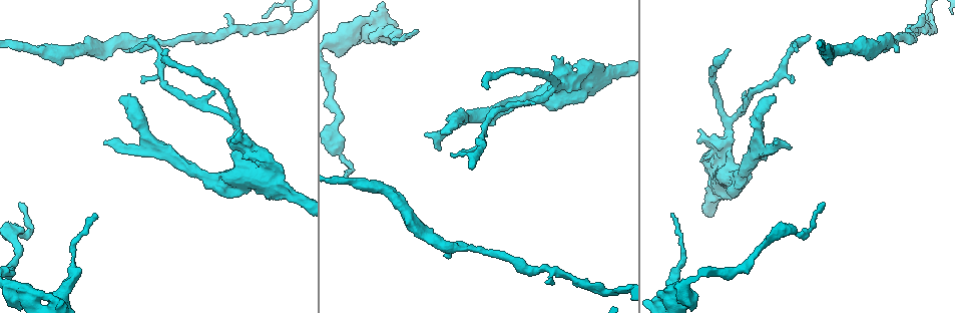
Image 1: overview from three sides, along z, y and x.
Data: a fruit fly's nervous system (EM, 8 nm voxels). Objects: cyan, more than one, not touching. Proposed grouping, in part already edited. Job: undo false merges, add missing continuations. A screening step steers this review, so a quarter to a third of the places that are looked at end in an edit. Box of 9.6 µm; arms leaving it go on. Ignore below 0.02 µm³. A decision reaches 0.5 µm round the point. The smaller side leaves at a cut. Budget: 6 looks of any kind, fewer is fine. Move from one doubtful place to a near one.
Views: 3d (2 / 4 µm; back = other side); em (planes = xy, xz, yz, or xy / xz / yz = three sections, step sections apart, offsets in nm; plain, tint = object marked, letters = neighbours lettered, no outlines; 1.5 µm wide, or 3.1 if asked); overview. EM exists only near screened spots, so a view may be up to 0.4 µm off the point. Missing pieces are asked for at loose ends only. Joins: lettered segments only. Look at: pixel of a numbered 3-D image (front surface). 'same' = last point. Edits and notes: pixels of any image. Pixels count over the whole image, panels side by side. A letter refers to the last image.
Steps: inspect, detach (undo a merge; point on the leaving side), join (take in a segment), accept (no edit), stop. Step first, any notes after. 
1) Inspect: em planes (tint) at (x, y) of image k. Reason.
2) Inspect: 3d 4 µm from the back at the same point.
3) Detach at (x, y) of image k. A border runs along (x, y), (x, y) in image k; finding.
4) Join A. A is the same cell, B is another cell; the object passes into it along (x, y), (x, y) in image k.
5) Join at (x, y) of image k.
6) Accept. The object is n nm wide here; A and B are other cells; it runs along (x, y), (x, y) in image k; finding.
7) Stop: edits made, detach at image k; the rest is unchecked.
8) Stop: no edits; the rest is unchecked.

Inspect: em yz step 8 (letters) at (775, 99) of image 1. Branch stops here.

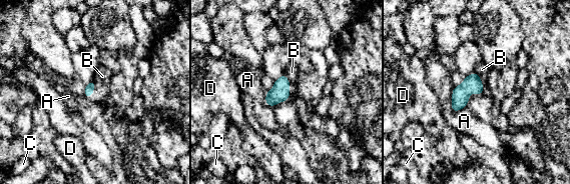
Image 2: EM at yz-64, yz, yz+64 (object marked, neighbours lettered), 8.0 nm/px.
Inspect: em planes (letters) at the same point. Cut it another way.

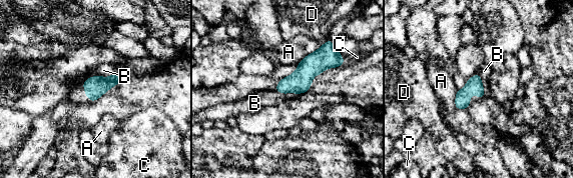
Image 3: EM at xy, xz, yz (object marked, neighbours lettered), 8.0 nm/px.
Join B. The longest contact is with A, 300 nm; B is the same cell, A, C and D are other cells; the object passes into it along (94, 87), (96, 75), (103, 70) in image 3; the cell continues.

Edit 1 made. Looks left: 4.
Inspect: em planes (letters) at (488, 86) of image 1. Branch stops here.

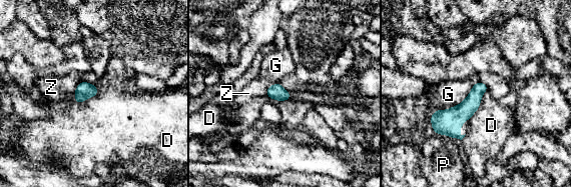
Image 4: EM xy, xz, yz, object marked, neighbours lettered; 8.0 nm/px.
Accept. D, G, P and Z are other cells; a border runs along (487, 90), (468, 121) in image 4; no lettered segment goes on from it.

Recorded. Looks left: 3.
Inspect: em planes (tint) at (19, 203) of image 1. End of a long branch.

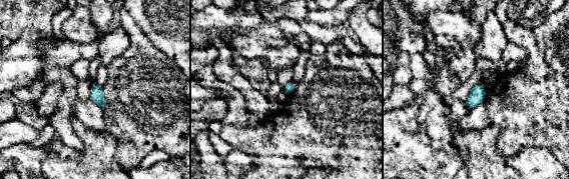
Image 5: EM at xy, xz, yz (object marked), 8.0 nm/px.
Inspect: em planes (letters) at the same point.

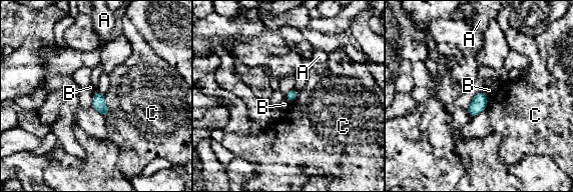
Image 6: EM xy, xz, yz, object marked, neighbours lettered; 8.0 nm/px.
Accept. The object is 80 nm wide here; A, B and C are other cells; a border runs along (285, 98), (291, 101) in image 6; none of them fits.

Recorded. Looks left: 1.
Stop: edits made, join at image 3; the rest is unchecked.

